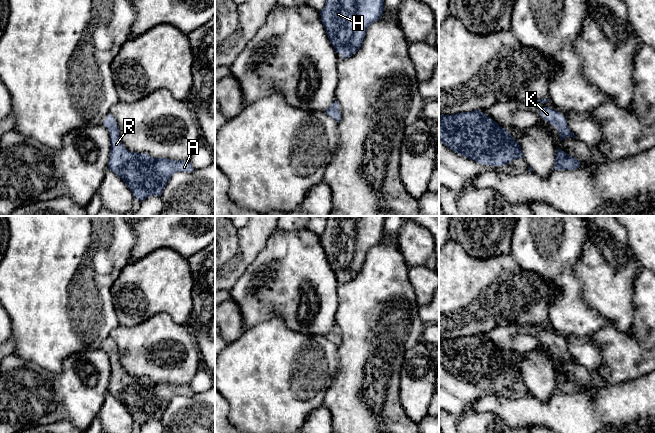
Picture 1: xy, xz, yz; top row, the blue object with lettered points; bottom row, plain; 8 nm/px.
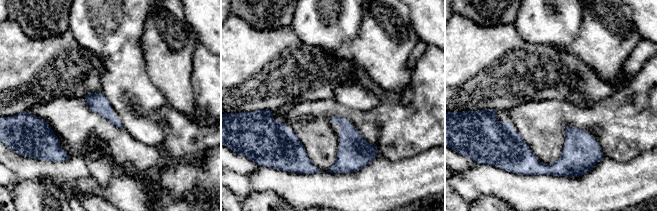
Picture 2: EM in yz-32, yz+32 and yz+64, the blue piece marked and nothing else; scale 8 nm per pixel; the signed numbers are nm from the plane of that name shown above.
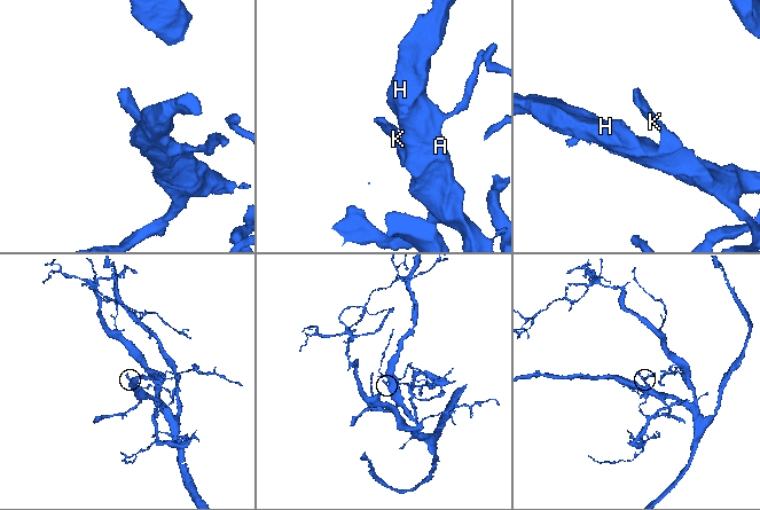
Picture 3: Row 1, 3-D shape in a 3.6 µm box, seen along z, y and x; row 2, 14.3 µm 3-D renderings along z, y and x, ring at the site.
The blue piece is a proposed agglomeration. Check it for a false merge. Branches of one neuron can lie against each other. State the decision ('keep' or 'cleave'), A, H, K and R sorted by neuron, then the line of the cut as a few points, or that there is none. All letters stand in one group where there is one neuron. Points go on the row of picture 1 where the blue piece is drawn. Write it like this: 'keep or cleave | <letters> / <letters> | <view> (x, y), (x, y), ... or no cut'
keep | A H K R | no cut

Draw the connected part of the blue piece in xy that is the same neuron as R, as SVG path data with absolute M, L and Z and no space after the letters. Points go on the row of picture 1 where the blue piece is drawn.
M109 114L103 124L110 133L111 141L108 169L126 183L134 198L143 201L151 195L161 196L173 174L194 170L189 160L152 158L146 153L128 151L120 140L114 117Z

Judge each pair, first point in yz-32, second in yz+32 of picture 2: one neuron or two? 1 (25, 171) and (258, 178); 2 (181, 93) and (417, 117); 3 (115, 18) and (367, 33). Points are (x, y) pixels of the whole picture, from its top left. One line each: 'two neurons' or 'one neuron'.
1: two neurons
2: two neurons
3: two neurons

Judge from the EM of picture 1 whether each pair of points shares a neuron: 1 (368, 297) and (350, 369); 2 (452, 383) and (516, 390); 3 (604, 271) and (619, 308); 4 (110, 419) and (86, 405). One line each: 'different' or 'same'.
1: same
2: same
3: same
4: different

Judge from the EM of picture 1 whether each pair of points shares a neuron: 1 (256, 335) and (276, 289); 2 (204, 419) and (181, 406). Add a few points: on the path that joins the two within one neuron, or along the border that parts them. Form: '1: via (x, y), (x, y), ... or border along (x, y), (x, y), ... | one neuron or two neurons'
1: border along (285, 322), (281, 318), (270, 317), (246, 330) | two neurons
2: via (198, 419), (194, 419), (187, 412) | one neuron

